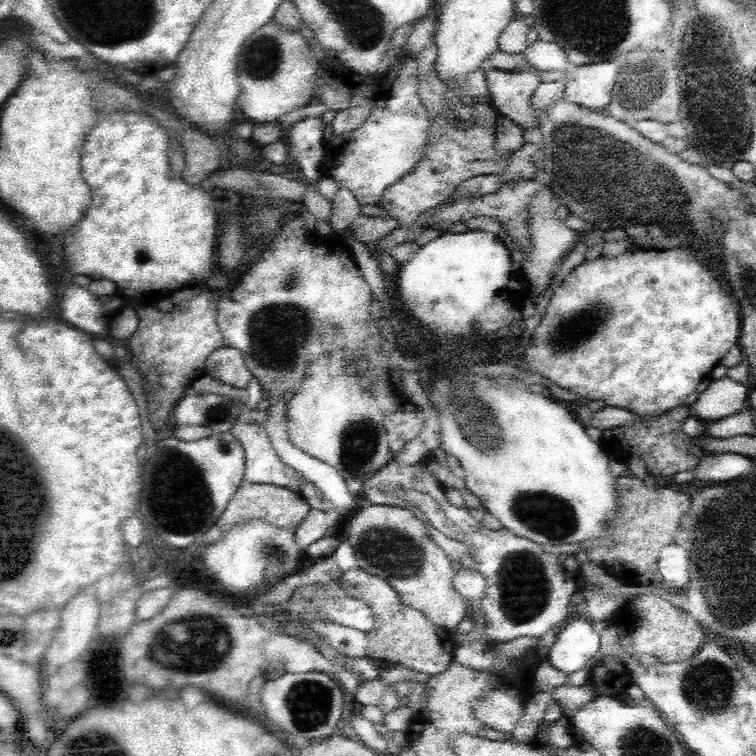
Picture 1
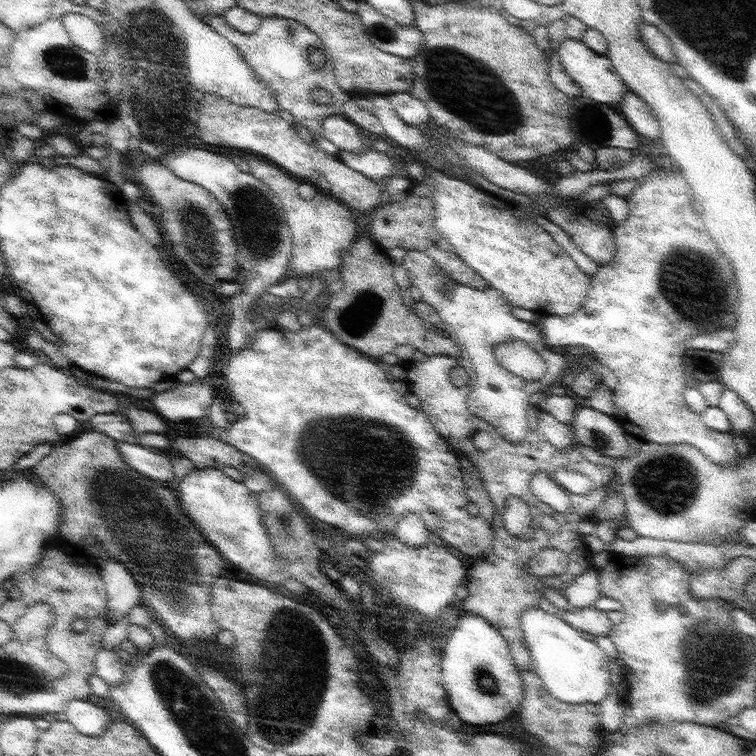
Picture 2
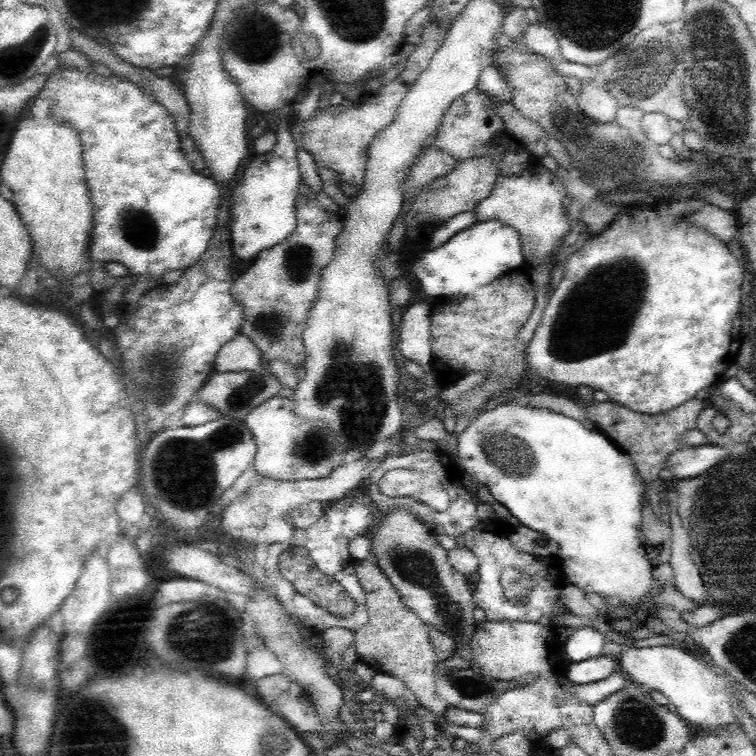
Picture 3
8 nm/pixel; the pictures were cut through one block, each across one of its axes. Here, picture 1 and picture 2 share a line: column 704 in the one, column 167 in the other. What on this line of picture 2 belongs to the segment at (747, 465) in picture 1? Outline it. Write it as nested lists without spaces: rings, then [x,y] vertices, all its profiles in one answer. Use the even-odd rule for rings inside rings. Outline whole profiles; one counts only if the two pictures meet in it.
[[[117,442],[117,448],[121,452],[123,462],[127,462],[133,470],[141,472],[143,476],[151,478],[151,480],[159,480],[165,482],[173,476],[173,468],[171,468],[171,460],[167,456],[161,456],[159,450],[153,448],[145,448],[139,444],[127,444],[127,442]]]

